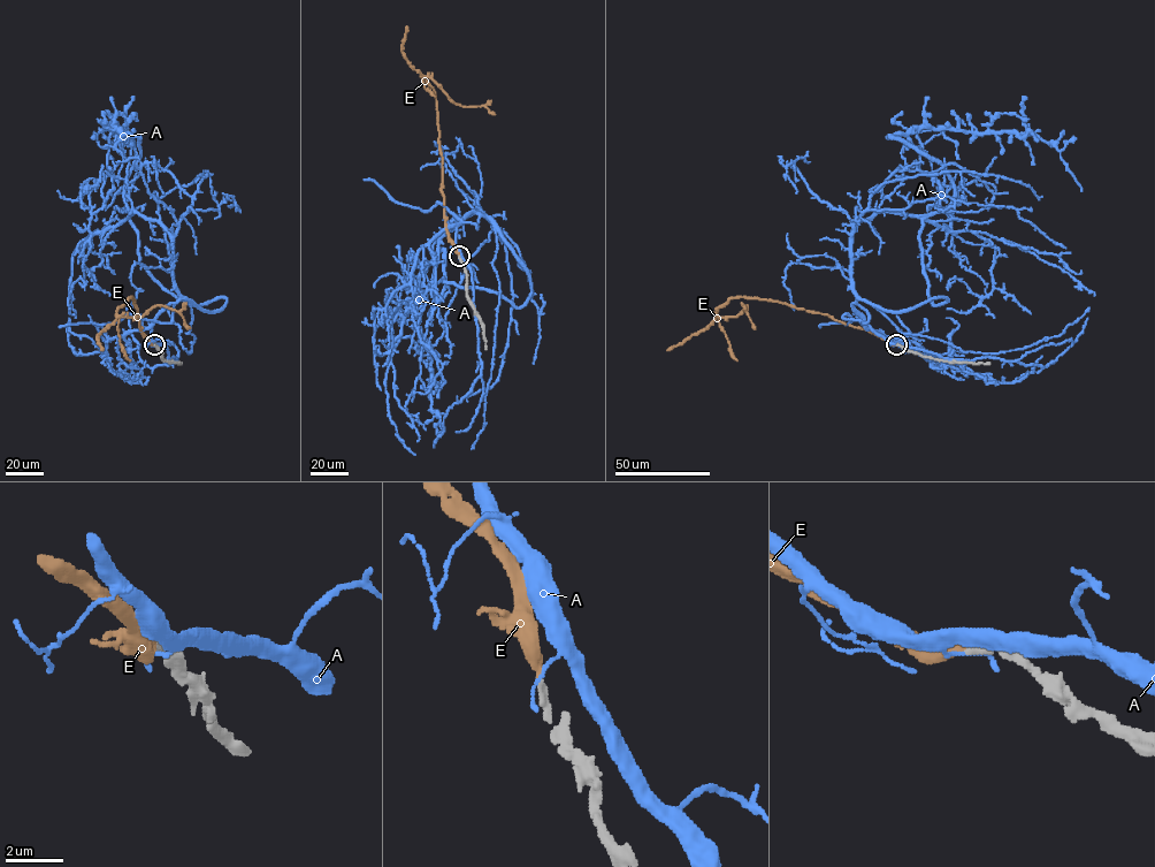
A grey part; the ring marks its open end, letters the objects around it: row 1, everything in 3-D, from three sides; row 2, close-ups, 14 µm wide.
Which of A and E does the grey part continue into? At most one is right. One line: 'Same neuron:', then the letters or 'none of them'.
Same neuron: E

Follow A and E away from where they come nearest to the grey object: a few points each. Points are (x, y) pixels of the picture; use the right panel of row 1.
A: (896, 344), (853, 306), (851, 230), (879, 212), (935, 213), (954, 188), (890, 136), (1037, 135), (1081, 191)
E: (896, 344), (828, 314), (783, 303), (735, 296), (717, 309), (718, 317), (735, 317), (747, 305), (755, 328)

